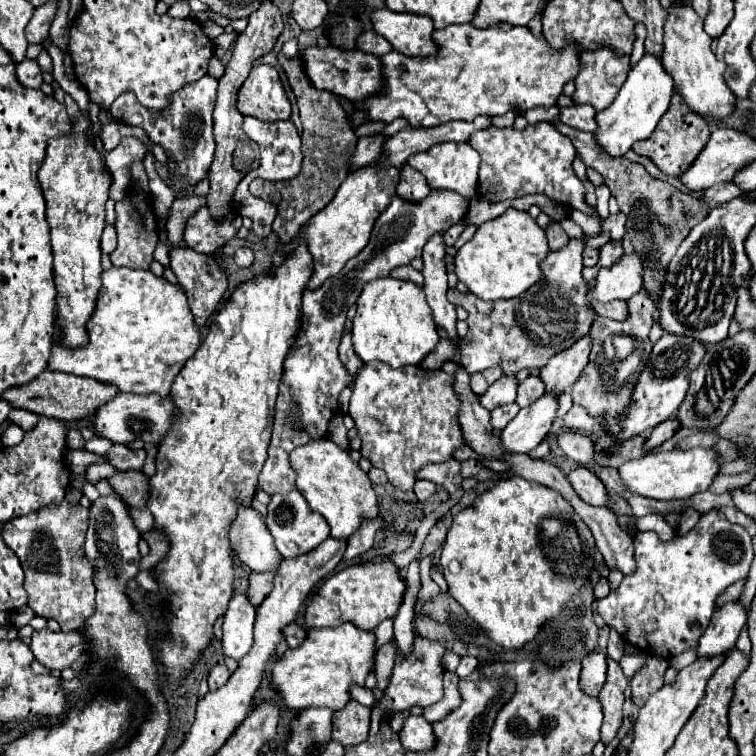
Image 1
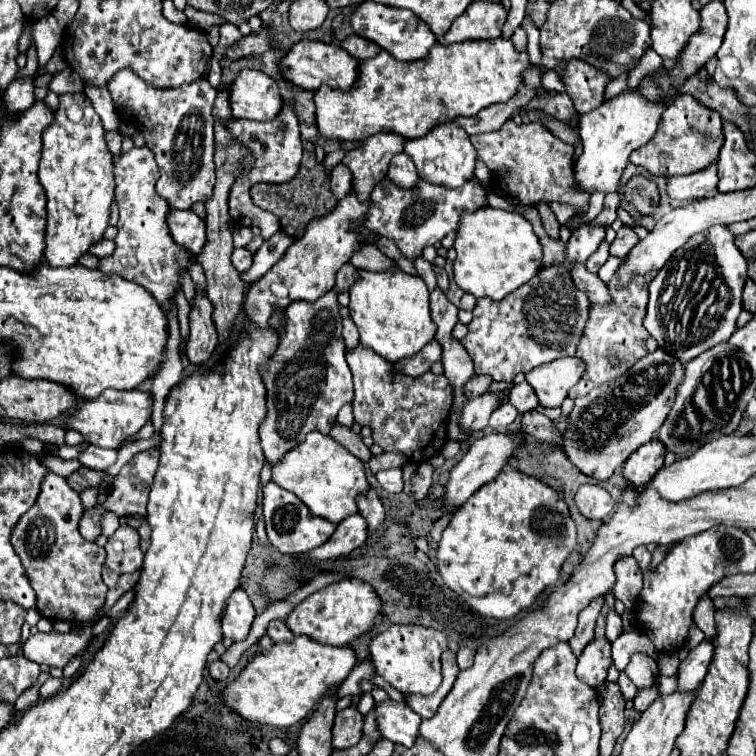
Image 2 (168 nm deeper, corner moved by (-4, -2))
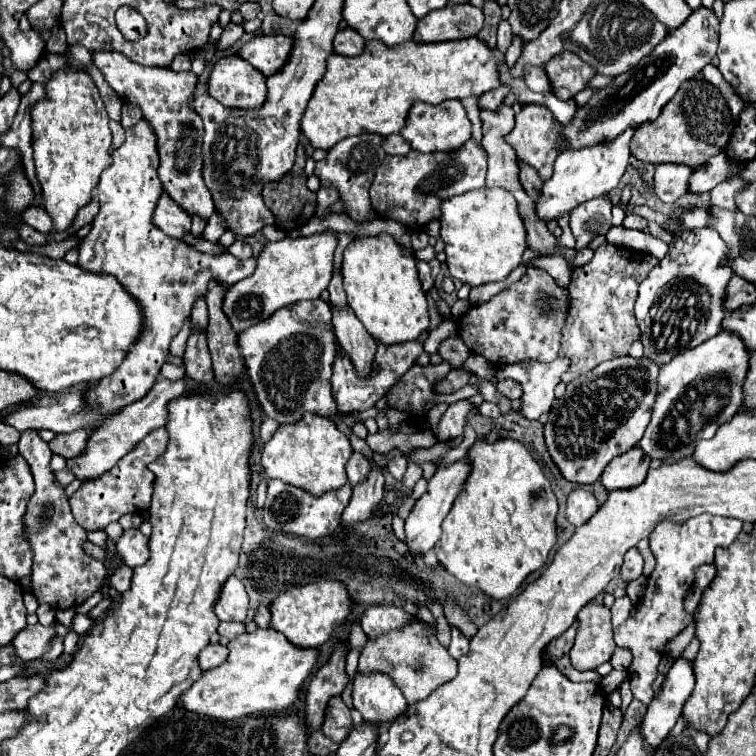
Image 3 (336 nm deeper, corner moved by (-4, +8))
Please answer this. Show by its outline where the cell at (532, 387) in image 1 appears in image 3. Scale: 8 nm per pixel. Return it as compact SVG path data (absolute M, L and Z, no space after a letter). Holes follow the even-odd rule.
M501 380L501 382L497 382L495 386L497 386L497 390L499 390L505 398L509 398L509 400L519 400L519 384L515 384L513 380Z

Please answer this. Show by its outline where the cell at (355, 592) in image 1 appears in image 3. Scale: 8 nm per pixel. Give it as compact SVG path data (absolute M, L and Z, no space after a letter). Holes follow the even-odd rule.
M319 580L315 584L291 588L279 594L271 606L269 628L283 632L285 638L297 648L317 648L331 638L333 628L343 624L351 612L351 600L343 584L335 584L335 580Z

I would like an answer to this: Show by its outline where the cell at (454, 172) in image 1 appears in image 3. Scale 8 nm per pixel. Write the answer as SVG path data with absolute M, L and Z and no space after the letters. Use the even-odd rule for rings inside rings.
M447 100L443 104L431 106L423 102L415 102L407 114L405 126L401 130L401 136L411 144L417 152L445 152L461 148L467 138L471 138L471 122L467 118L467 112L459 100Z

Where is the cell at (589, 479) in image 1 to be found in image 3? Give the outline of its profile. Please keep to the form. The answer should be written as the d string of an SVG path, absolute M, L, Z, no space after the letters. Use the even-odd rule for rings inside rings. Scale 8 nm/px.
M573 490L567 496L567 510L565 516L573 526L583 526L595 512L597 512L599 504L595 500L593 494L585 492L585 490Z

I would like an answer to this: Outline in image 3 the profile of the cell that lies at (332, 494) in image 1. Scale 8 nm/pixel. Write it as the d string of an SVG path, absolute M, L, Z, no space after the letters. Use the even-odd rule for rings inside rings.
M303 414L303 418L295 424L279 426L271 440L261 448L261 466L267 478L279 478L291 486L299 486L315 496L321 496L329 490L339 490L347 484L345 464L351 458L351 444L337 426L319 414Z

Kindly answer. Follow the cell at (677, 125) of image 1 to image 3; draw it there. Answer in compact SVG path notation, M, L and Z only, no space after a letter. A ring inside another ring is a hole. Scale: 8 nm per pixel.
M699 74L679 86L677 94L671 98L671 102L665 104L657 120L653 120L651 124L643 124L643 128L635 130L631 140L631 154L637 160L655 166L673 162L697 168L727 146L733 126L735 118L719 88Z

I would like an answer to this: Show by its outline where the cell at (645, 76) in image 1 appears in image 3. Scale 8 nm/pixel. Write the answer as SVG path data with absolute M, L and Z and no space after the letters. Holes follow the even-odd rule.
M627 130L627 132L619 134L611 144L599 144L593 148L583 148L583 150L575 150L575 152L569 150L569 152L559 154L555 160L555 166L553 166L553 174L549 180L543 182L539 200L535 202L537 218L543 222L559 220L563 214L571 212L579 204L583 204L595 196L605 196L609 190L613 190L619 184L619 180L627 168L629 142L633 138L633 132L635 130Z

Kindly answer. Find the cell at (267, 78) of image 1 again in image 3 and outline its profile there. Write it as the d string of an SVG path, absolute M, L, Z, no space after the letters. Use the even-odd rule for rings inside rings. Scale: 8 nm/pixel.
M225 56L213 64L207 92L227 108L259 108L267 98L265 76L239 56Z

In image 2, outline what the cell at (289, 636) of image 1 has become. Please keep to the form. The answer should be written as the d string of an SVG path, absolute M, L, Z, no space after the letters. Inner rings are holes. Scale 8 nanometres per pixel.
M273 620L267 628L267 634L273 638L273 642L291 642L295 634L287 628L285 620Z

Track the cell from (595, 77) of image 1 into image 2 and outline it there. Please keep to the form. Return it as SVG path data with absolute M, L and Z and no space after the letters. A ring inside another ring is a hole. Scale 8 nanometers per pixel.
M569 60L561 80L565 82L565 90L571 96L575 110L587 114L605 102L605 88L611 78L583 60Z

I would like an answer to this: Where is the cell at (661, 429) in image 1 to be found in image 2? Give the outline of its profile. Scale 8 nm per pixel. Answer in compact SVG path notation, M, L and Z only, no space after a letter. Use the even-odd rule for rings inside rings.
M651 440L643 444L623 466L623 472L629 484L643 488L653 478L653 474L663 466L665 452L667 450L663 448L663 442L659 440Z

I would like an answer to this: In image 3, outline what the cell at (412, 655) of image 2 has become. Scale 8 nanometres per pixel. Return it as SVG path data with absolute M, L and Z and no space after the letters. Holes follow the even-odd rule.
M373 604L363 612L363 616L359 620L361 620L363 632L369 638L375 638L375 636L381 636L383 632L389 632L389 630L401 628L403 624L409 624L413 618L409 614L405 614L403 608Z

